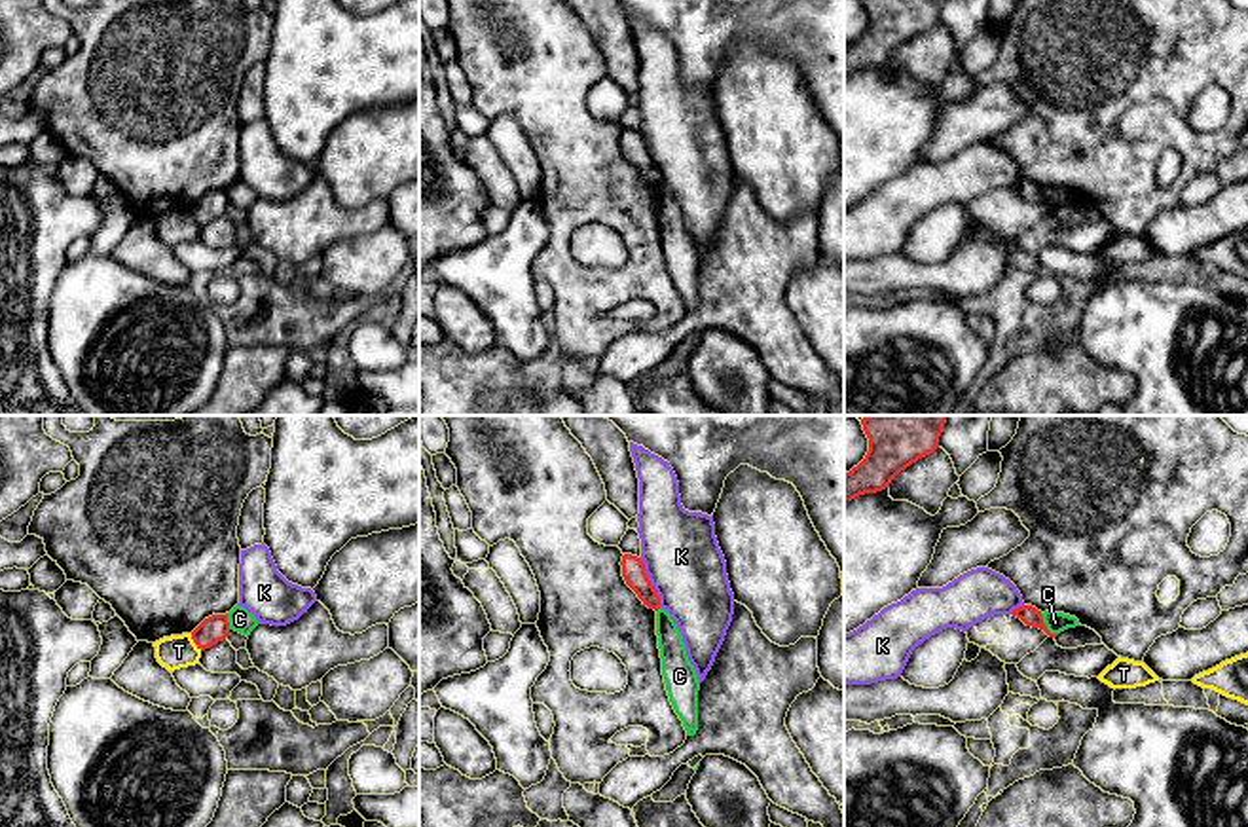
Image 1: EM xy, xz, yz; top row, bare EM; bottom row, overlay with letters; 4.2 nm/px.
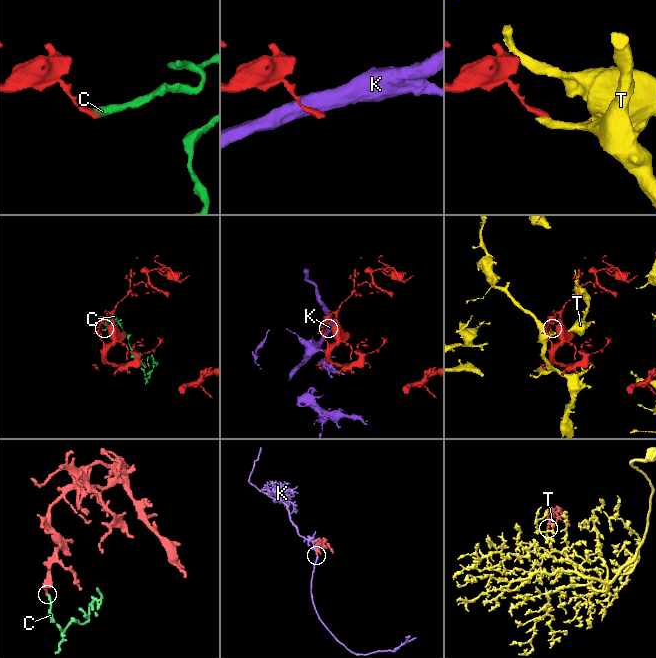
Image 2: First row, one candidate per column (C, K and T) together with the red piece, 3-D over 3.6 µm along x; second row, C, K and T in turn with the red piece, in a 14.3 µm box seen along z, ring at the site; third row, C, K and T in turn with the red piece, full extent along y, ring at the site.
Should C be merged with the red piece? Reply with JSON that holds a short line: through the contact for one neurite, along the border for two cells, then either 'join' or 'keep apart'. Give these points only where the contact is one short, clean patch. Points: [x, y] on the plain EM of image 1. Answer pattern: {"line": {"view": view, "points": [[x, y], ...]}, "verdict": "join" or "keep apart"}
{"line": {"view": "yz", "points": [[1040, 188], [1046, 202], [1057, 209]]}, "verdict": "keep apart"}

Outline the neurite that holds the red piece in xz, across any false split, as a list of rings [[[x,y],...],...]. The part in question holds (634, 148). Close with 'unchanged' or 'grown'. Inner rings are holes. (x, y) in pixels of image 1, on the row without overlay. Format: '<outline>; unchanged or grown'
[[[624,129],[620,140],[626,159],[637,169],[643,180],[658,186],[660,171],[656,169],[654,161],[649,156],[649,150],[645,148],[643,135],[632,129]]]; unchanged

